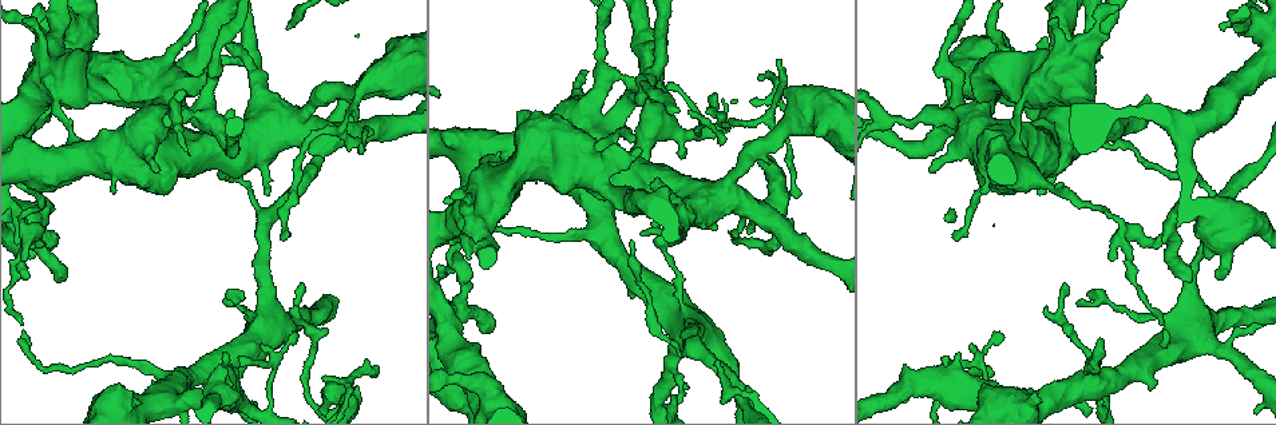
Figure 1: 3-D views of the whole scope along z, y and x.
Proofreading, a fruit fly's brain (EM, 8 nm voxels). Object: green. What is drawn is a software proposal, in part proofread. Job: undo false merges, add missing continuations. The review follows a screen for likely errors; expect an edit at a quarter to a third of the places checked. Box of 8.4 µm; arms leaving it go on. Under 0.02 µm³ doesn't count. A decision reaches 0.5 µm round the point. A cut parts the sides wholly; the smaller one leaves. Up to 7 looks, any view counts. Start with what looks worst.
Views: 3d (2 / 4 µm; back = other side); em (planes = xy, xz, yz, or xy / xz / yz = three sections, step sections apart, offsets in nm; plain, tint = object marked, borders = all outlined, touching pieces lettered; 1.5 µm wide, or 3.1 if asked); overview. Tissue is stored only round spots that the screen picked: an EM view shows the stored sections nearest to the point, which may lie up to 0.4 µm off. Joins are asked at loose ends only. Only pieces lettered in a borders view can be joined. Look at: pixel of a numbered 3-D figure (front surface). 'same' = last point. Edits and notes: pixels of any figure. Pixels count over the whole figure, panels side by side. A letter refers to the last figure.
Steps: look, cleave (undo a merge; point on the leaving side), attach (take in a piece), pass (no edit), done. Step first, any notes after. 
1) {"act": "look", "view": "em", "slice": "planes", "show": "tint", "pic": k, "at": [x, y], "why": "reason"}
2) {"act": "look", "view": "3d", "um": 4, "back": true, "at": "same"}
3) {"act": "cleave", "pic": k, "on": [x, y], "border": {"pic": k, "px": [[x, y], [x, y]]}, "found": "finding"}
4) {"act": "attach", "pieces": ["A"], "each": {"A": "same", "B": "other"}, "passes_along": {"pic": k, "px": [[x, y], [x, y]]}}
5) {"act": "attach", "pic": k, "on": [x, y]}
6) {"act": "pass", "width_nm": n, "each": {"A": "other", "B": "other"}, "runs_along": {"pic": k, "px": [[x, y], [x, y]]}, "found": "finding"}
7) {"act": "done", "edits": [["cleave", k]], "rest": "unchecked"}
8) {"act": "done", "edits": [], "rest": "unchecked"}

{"act": "look", "view": "em", "slice": "planes", "show": "borders", "pic": 1, "at": [604, 26], "why": "thick turns thin"}

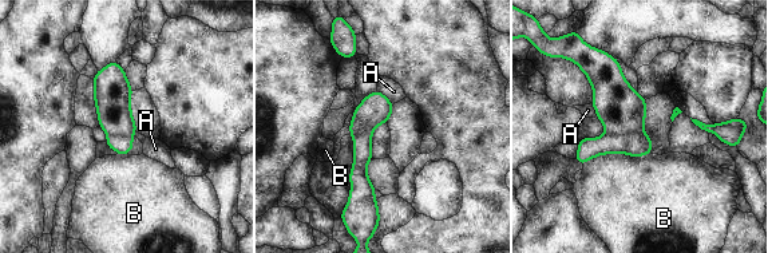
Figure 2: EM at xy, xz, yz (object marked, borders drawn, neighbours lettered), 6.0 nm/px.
{"act": "pass", "each": {"A": "other", "B": "other"}, "border": {"pic": 2, "px": [[617, 153], [598, 154], [584, 165]]}, "found": "all the same neuron"}

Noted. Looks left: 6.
{"act": "look", "view": "3d", "um": 2, "pic": 1, "at": [356, 119], "why": "branch stops here"}

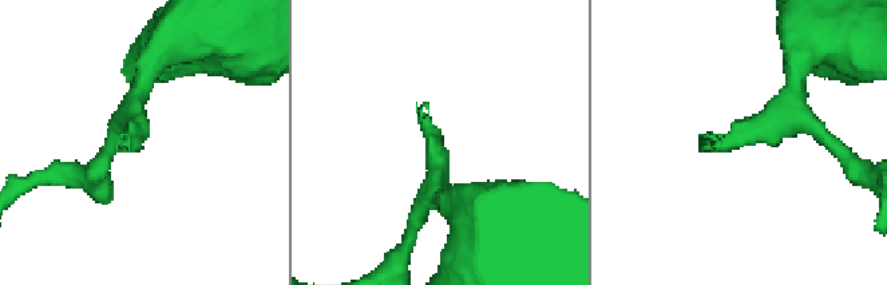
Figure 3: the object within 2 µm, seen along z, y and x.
{"act": "look", "view": "em", "slice": "planes", "show": "borders", "pic": 3, "at": [133, 147]}

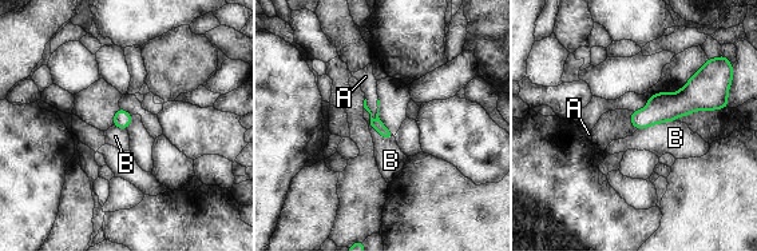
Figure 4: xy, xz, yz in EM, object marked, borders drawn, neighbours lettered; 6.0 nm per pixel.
{"act": "attach", "pieces": ["A"], "each": {"A": "same", "B": "other"}, "passes_along": {"pic": 4, "px": [[380, 128], [369, 111], [365, 76]]}, "found": "it goes on there"}

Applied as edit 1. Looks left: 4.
{"act": "look", "view": "overview", "why": "redraw"}

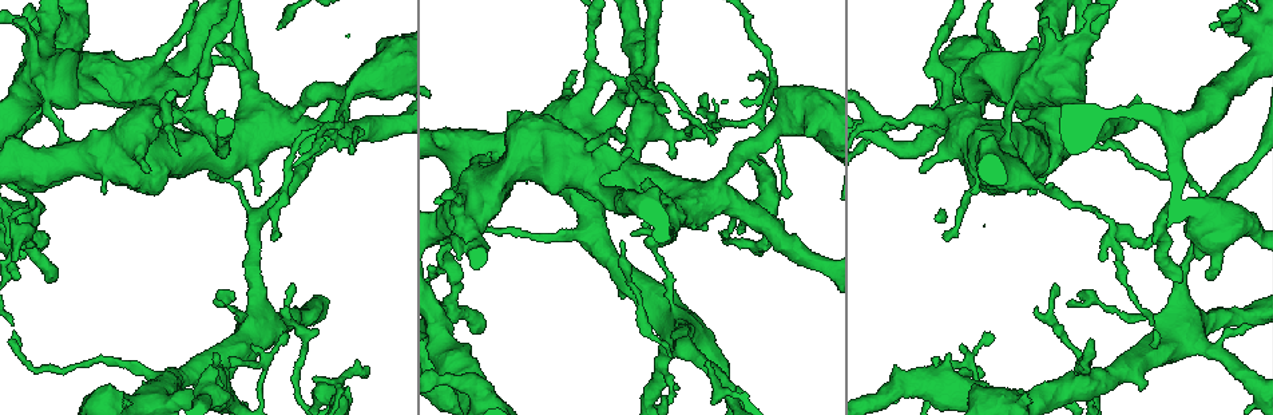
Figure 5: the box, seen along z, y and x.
{"act": "look", "view": "3d", "um": 4, "pic": 5, "at": [1199, 257], "why": "thick end"}

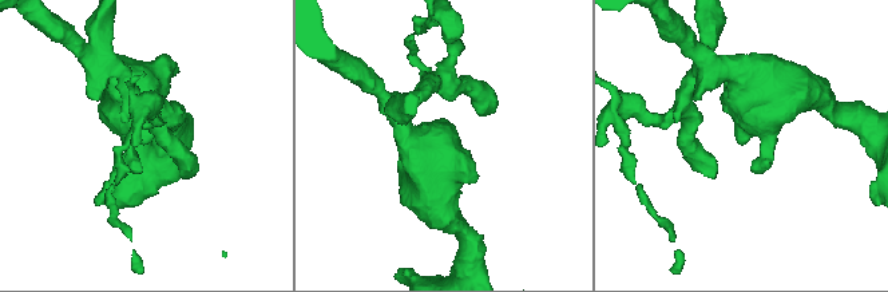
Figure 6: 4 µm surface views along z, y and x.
{"act": "look", "view": "em", "slice": "yz", "step": 4, "show": "tint", "pic": 6, "at": [146, 140]}

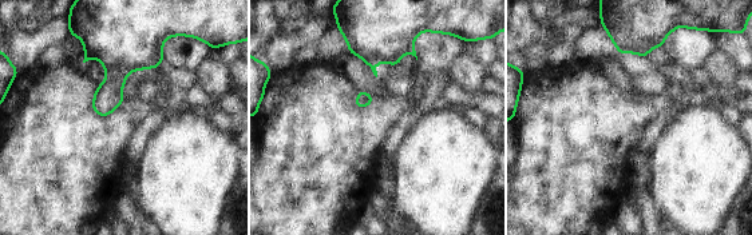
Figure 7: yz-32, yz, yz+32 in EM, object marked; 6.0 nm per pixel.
{"act": "look", "view": "em", "slice": "planes", "show": "borders", "at": "same"}

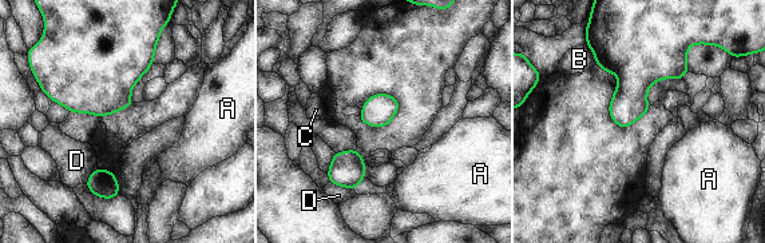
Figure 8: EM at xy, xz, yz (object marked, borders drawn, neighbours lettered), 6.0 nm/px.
{"act": "pass", "longest_contact_nm": ["D", 160], "each": {"A": "other", "B": "other", "C": "other", "D": "other"}, "found": "none of them fits"}

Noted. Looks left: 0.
{"act": "done", "edits": [["attach", 4]], "rest": "unchecked"}

